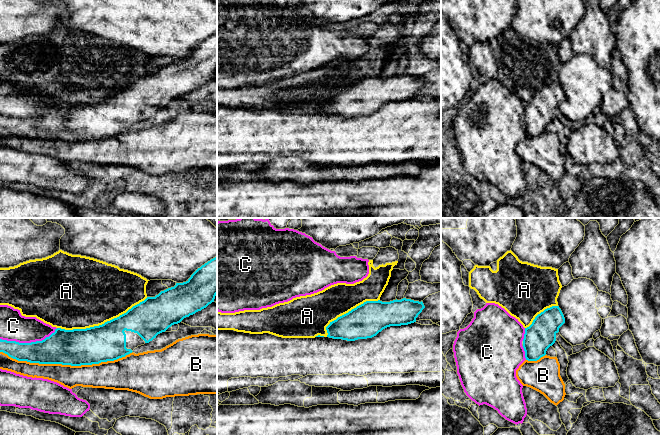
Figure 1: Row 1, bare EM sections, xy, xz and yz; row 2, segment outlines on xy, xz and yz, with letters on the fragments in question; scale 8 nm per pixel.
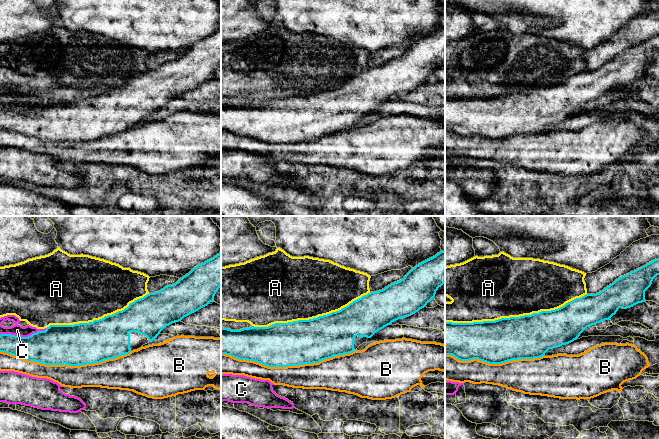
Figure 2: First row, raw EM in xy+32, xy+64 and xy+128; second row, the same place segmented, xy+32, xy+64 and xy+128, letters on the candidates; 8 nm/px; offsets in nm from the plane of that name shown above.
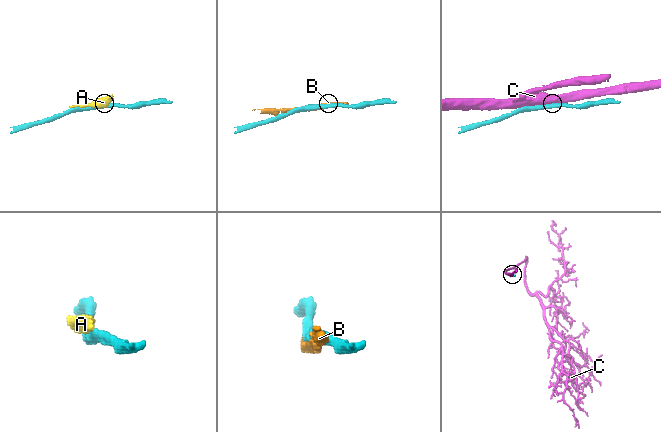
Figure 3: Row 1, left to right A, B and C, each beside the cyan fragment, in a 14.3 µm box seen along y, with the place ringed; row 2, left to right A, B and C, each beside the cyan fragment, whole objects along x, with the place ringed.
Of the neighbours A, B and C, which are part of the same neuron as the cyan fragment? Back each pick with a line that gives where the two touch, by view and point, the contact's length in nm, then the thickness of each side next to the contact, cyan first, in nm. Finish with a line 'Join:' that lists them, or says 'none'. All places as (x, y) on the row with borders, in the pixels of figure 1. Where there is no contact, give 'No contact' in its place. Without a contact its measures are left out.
Join: none

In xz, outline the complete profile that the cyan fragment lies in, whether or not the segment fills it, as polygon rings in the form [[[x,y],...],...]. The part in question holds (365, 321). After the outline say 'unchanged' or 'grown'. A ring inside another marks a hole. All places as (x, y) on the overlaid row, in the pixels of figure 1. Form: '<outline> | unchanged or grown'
[[[403,298],[390,302],[366,301],[330,322],[327,337],[355,341],[376,336],[390,326],[408,325],[425,308],[423,302]]] | unchanged

